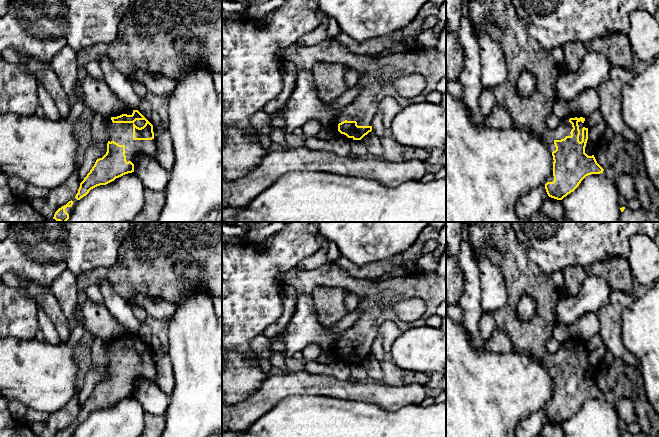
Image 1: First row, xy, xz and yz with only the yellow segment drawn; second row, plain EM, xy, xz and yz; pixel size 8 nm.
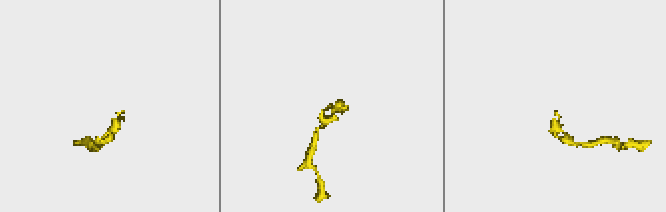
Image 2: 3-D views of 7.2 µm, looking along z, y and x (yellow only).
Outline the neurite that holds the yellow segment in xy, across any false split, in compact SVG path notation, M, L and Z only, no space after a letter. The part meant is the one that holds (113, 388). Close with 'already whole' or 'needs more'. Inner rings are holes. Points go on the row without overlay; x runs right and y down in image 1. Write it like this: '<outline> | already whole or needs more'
M126 332L108 343L109 365L107 376L80 407L75 422L80 424L97 410L106 409L116 402L134 396L137 379L155 381L156 360L153 349L138 335Z | needs more

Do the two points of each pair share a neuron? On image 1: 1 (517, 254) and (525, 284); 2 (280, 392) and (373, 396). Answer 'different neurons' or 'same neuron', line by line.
1: same neuron
2: same neuron

